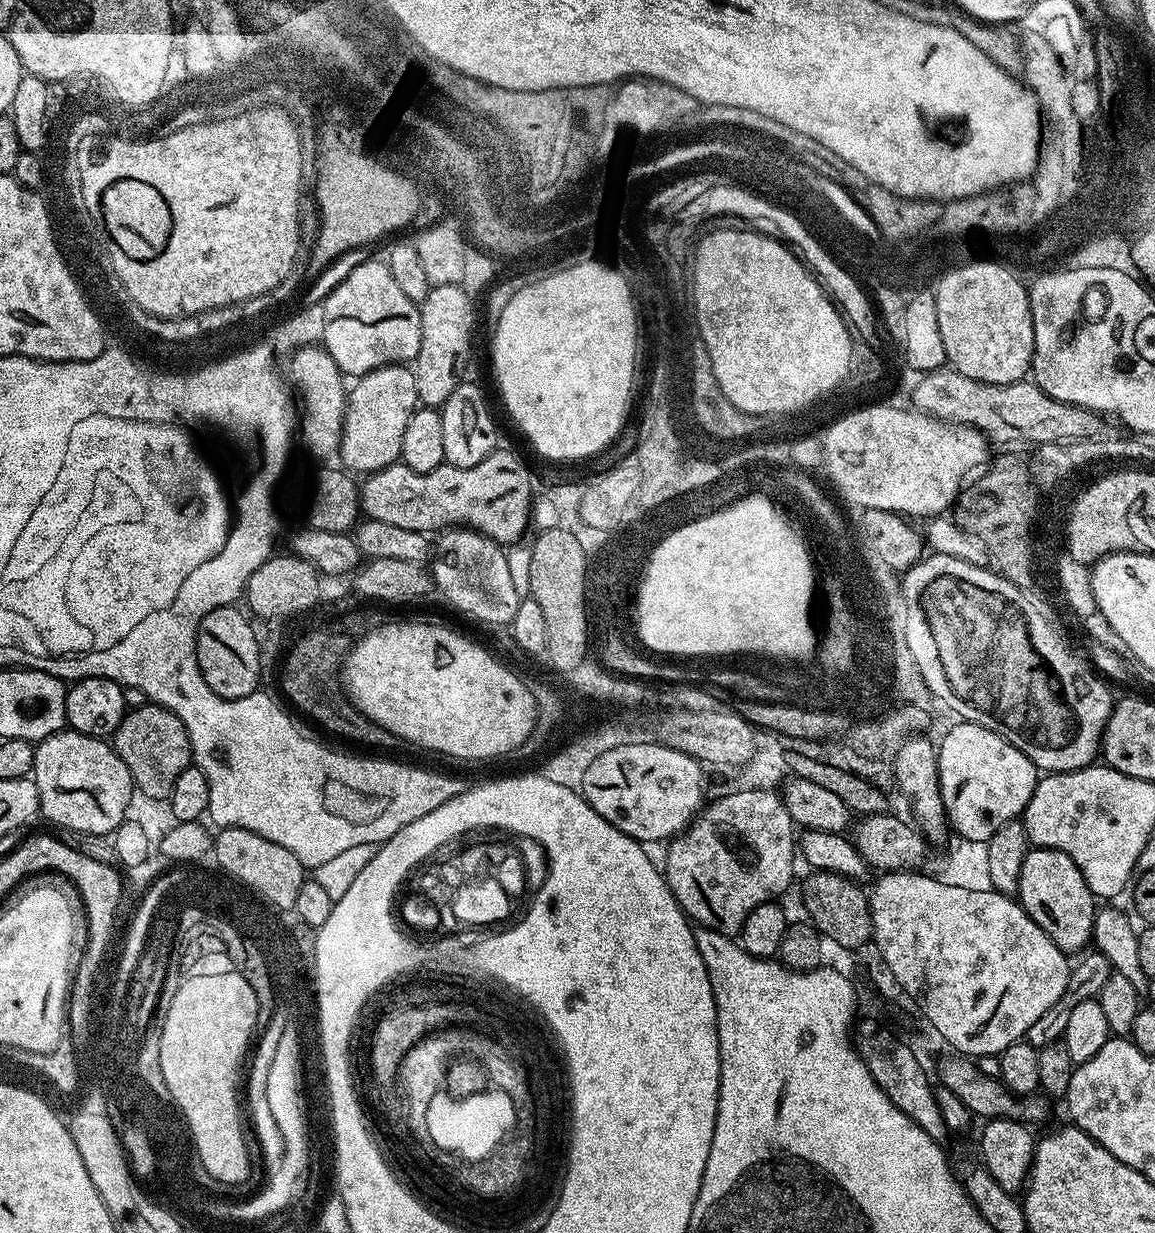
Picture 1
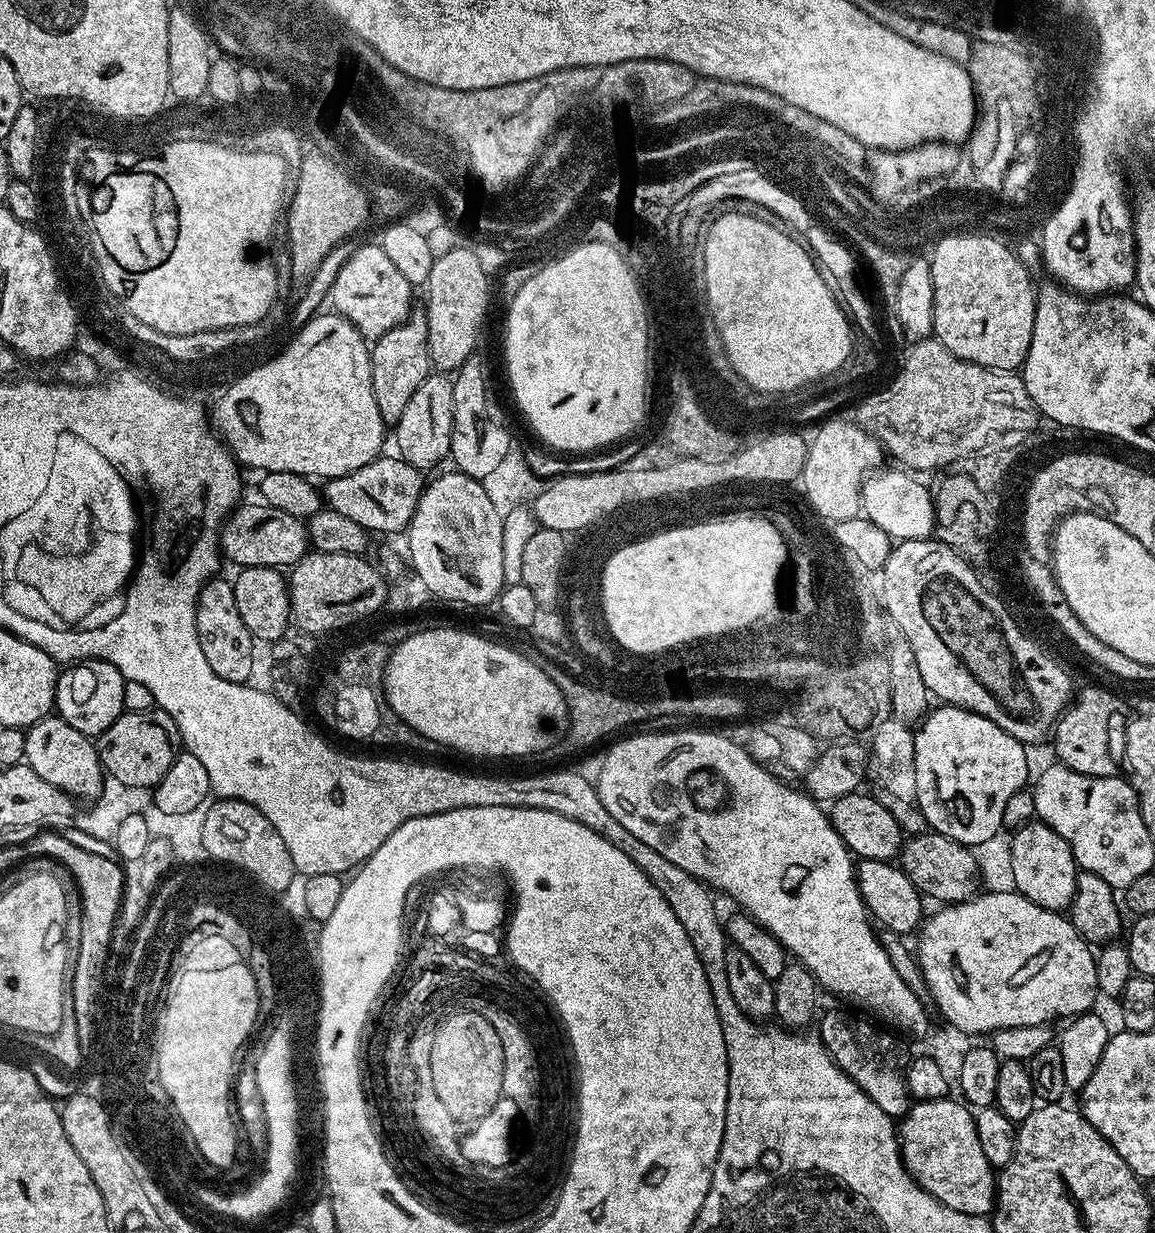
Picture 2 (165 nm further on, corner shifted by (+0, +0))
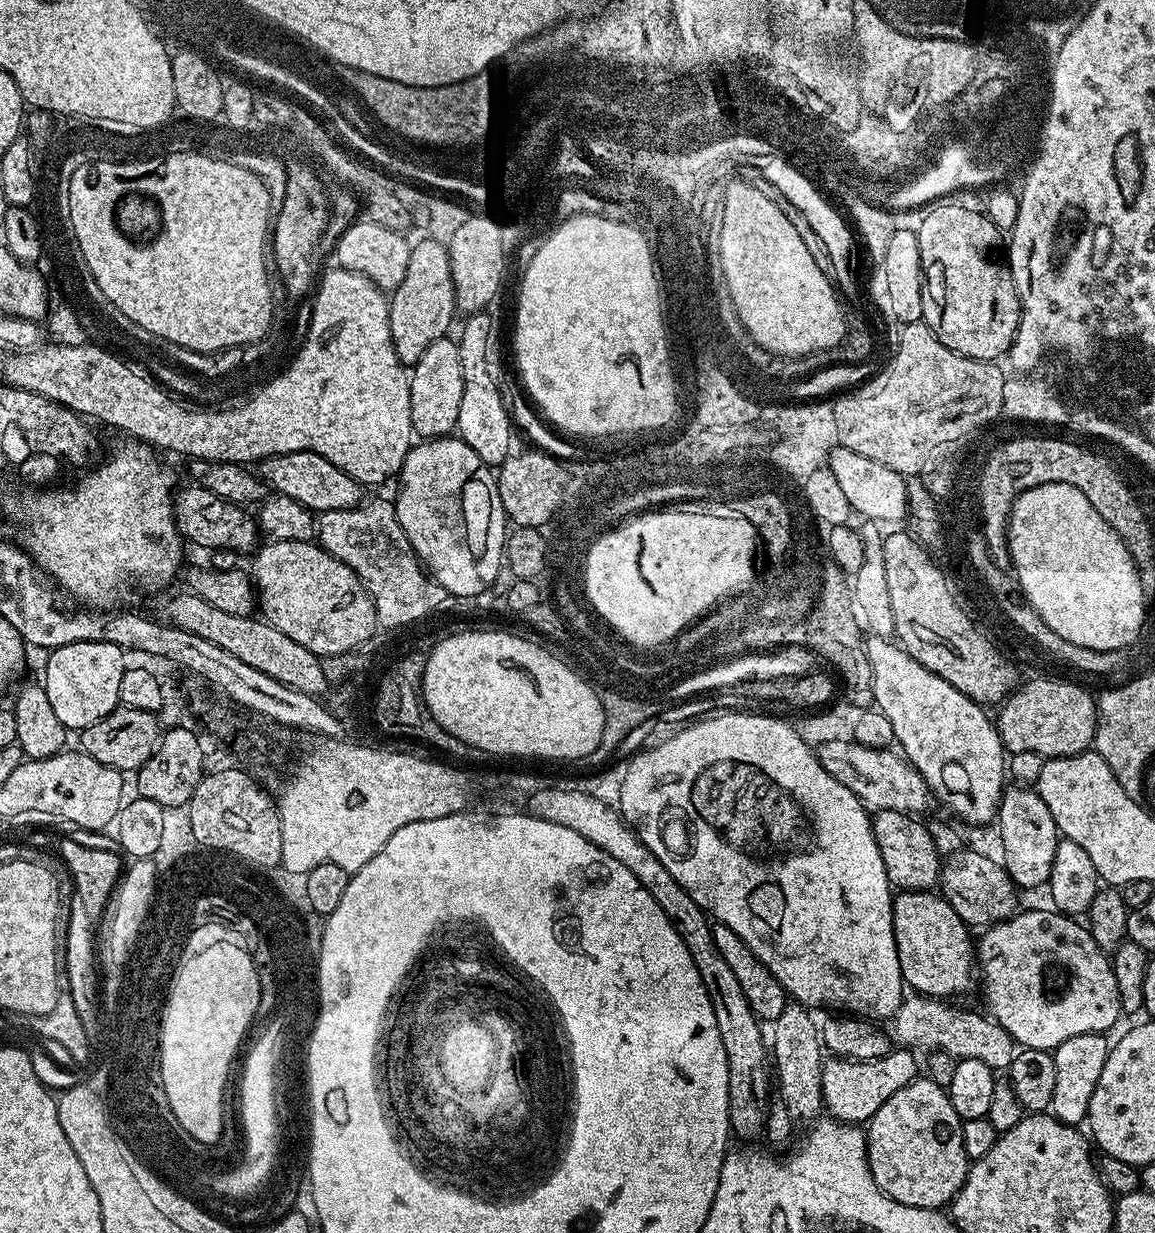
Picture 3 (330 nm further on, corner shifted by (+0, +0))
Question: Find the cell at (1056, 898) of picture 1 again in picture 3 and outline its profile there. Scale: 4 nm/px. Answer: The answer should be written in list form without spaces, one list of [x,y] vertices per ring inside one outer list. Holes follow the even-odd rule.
[[[1028,786],[1005,787],[1000,797],[1000,848],[1004,851],[1002,863],[1010,878],[1016,883],[1017,889],[1040,888],[1047,885],[1050,870],[1054,866],[1054,850],[1062,838],[1056,831],[1056,823],[1046,810],[1046,802],[1037,792]]]

